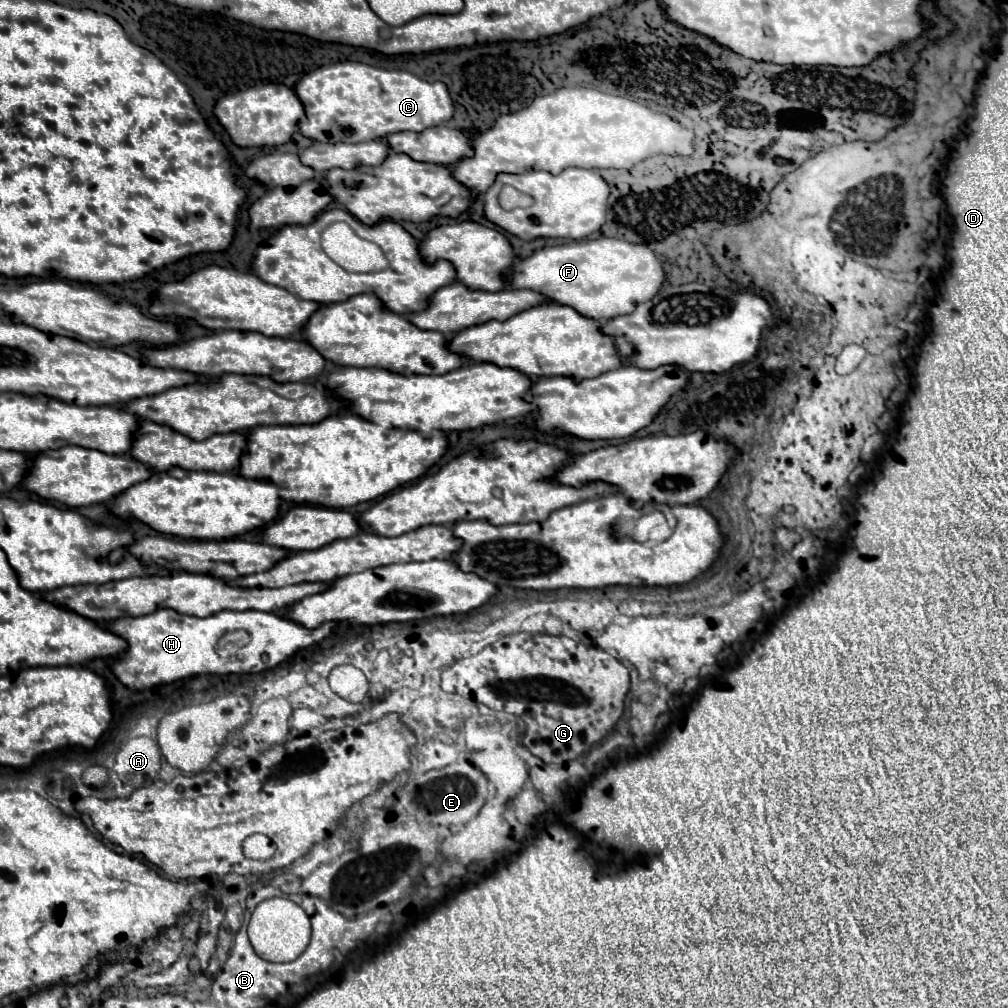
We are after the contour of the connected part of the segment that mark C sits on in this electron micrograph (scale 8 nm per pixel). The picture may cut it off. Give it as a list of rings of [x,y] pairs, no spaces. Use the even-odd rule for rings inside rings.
[[[352,61],[318,67],[316,71],[304,75],[296,83],[294,93],[298,95],[306,111],[306,121],[302,123],[300,133],[320,143],[340,143],[340,141],[362,143],[362,141],[384,139],[386,135],[396,133],[396,131],[424,131],[428,127],[436,127],[450,121],[454,115],[454,105],[444,83],[440,81],[428,83],[408,71],[398,71],[398,69],[386,71],[386,69],[366,65],[366,63],[352,63]]]

